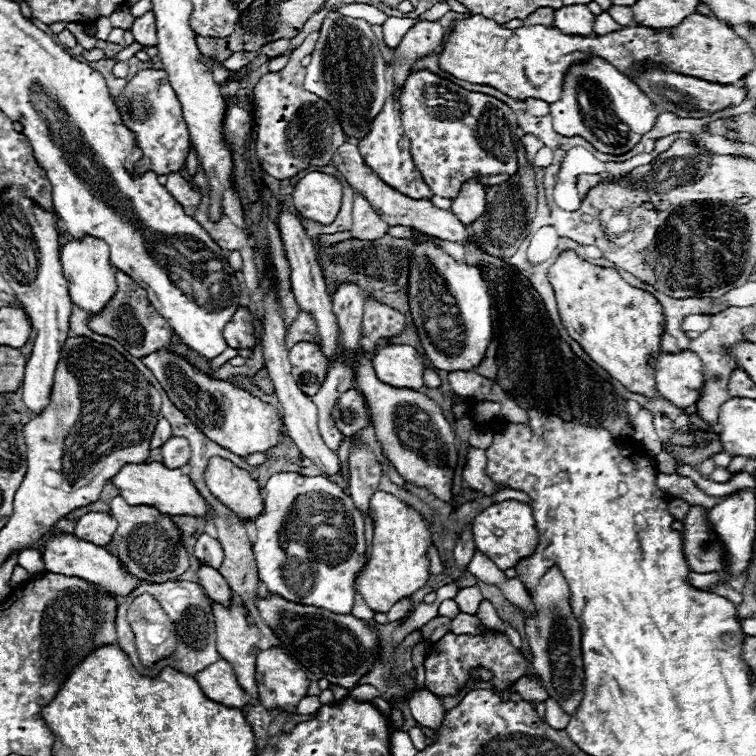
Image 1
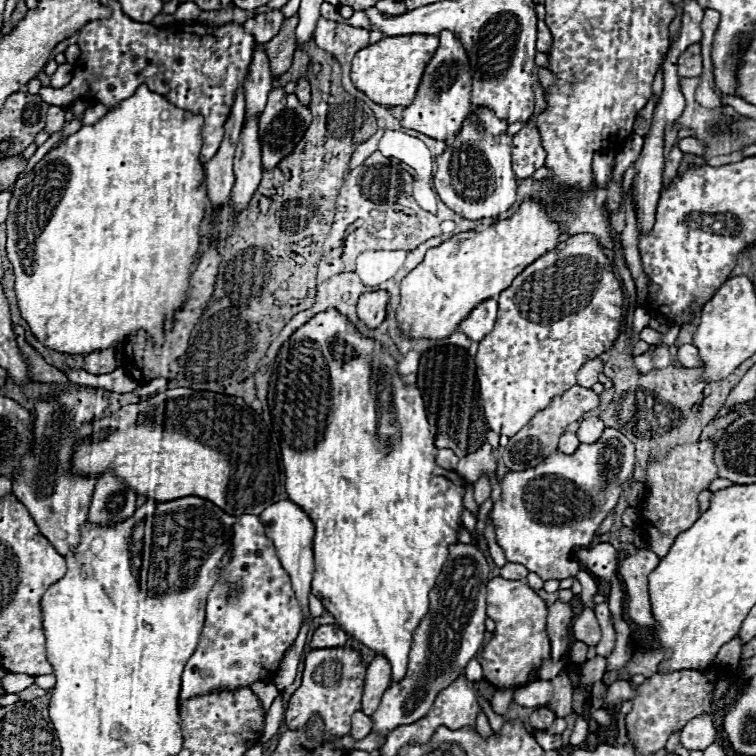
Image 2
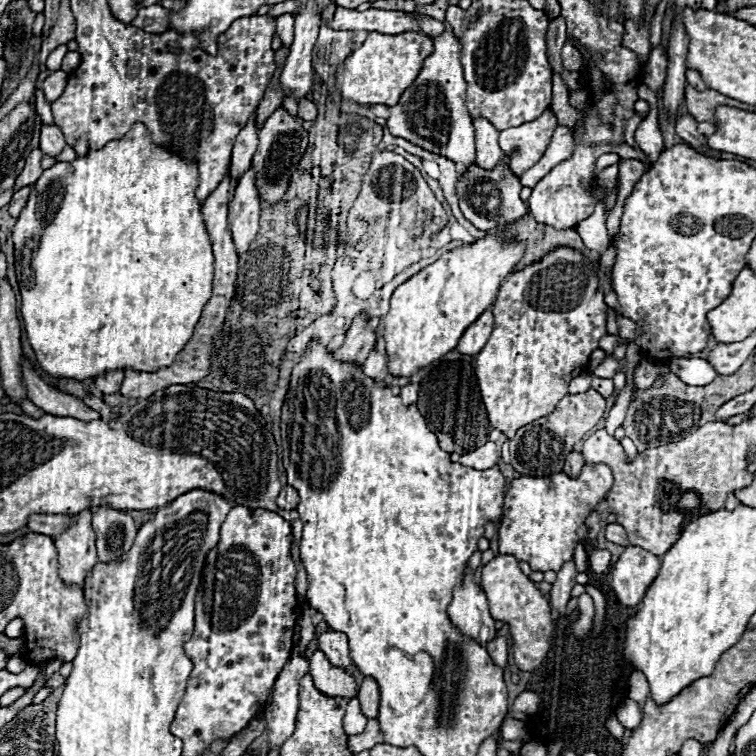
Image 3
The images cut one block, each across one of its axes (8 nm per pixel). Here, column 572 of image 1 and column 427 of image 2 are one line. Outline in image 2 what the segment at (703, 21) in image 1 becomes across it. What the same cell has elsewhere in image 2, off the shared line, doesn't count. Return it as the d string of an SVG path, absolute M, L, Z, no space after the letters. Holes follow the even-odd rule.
M410 34L410 36L386 36L376 44L370 44L356 52L352 60L352 84L364 92L370 100L384 106L406 106L414 100L422 72L438 48L438 36Z

